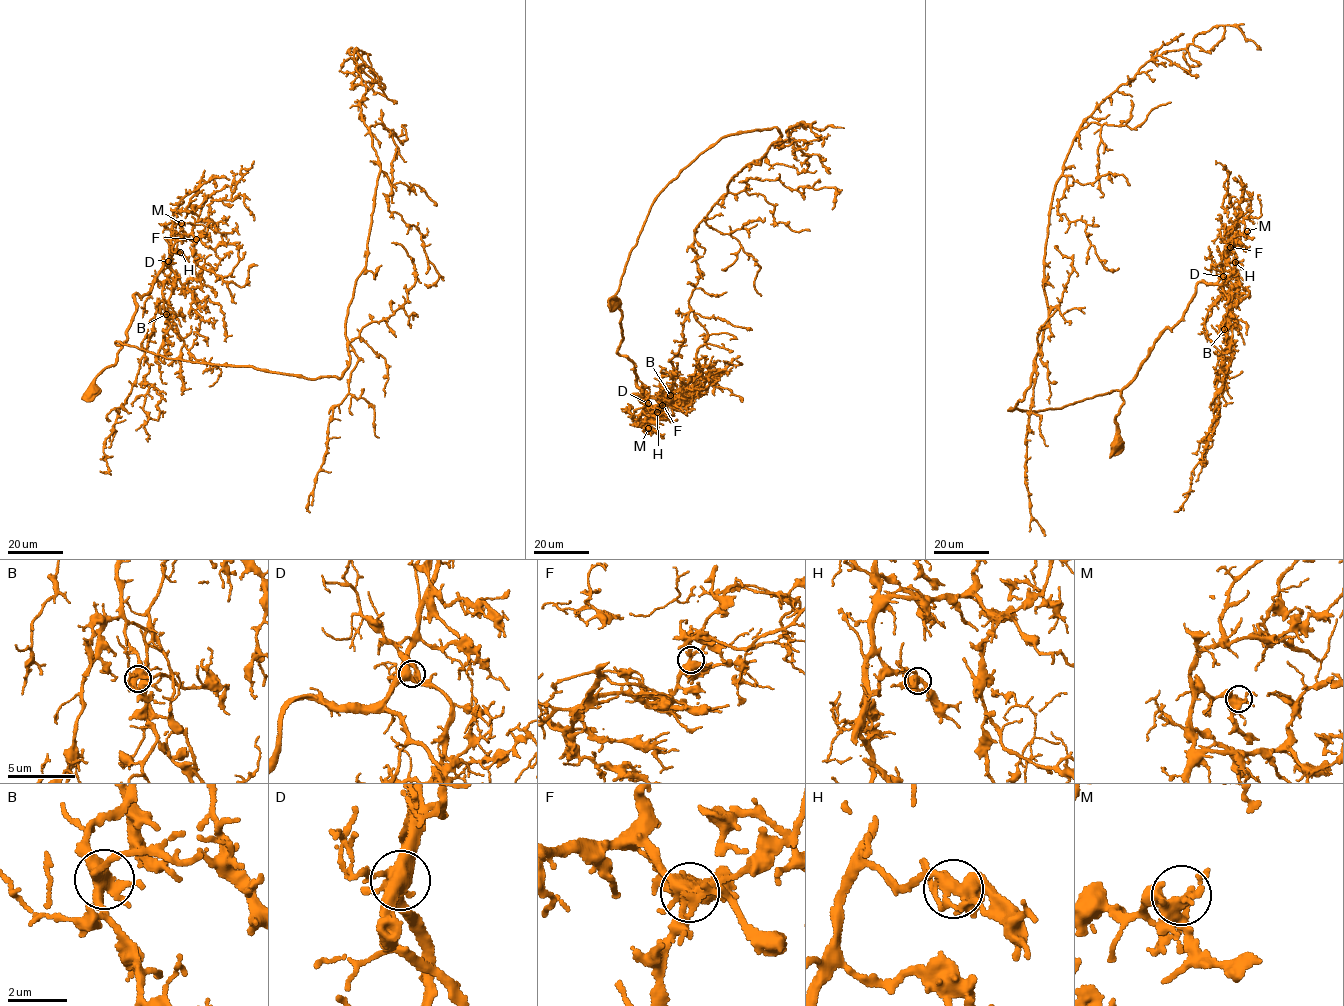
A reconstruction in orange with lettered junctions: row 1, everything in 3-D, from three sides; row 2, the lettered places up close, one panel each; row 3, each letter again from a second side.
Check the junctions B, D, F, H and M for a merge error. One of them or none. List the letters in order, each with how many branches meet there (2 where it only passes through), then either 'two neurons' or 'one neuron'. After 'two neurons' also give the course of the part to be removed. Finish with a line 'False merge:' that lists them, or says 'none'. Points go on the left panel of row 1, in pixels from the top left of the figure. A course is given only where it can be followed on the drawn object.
B: 5 branches meet; one neuron
D: 5 branches meet; one neuron
F: 6 branches meet; one neuron
H: 5 branches meet; one neuron
M: 6 branches meet; one neuron
False merge: none

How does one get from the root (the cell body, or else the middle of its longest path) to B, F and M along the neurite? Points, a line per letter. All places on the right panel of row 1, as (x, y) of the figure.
B: (1116, 444), (1122, 389), (1159, 333), (1182, 318), (1200, 282), (1230, 282), (1224, 329)
F: (1116, 444), (1122, 389), (1159, 333), (1182, 318), (1195, 285), (1219, 280), (1229, 248), (1237, 243), (1231, 247)
M: (1116, 444), (1122, 389), (1159, 333), (1182, 318), (1195, 285), (1219, 280), (1233, 236), (1247, 231)

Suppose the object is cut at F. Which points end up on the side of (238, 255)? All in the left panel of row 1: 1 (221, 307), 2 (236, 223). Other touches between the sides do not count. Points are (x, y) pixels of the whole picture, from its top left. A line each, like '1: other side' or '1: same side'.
1: other side
2: same side

